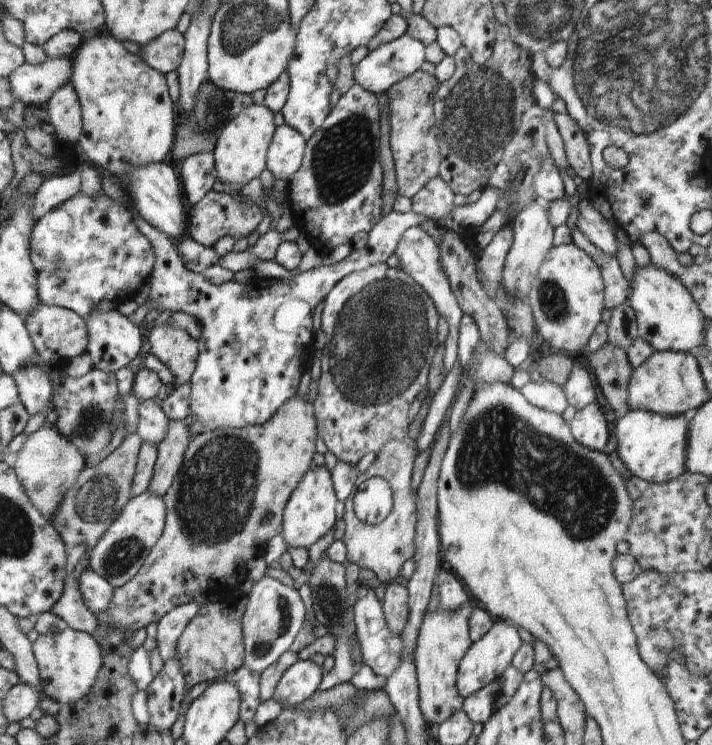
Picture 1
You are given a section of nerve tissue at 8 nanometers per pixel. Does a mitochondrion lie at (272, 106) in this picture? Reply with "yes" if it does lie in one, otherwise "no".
no

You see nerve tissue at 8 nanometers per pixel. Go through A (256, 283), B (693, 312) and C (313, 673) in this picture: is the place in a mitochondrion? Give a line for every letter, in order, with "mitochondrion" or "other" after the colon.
A: other
B: other
C: other

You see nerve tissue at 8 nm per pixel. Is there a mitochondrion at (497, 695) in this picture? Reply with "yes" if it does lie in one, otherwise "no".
no

